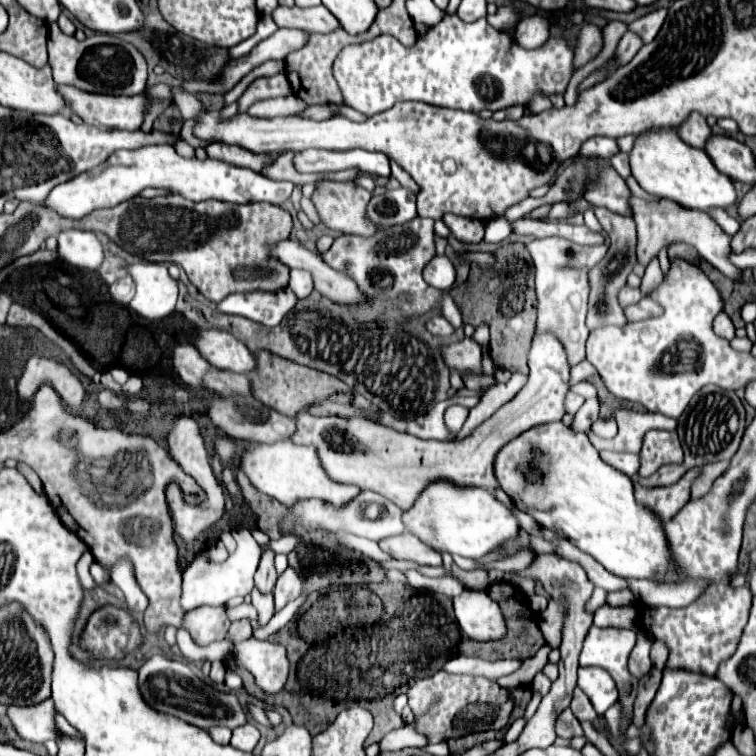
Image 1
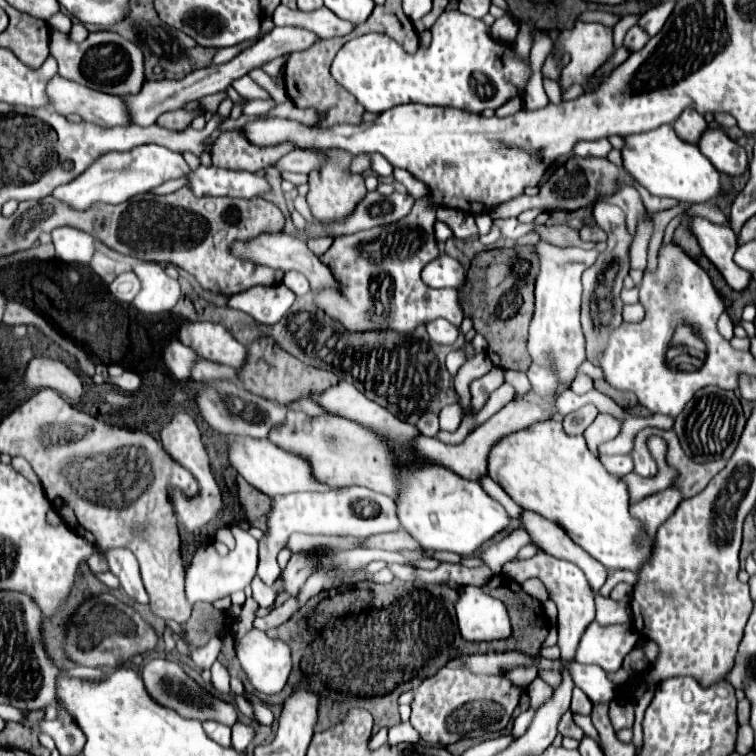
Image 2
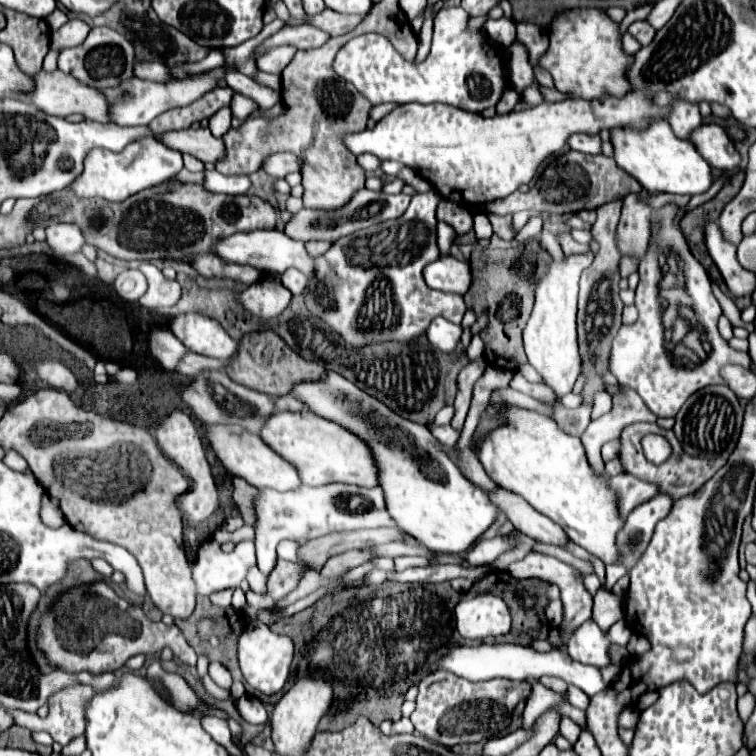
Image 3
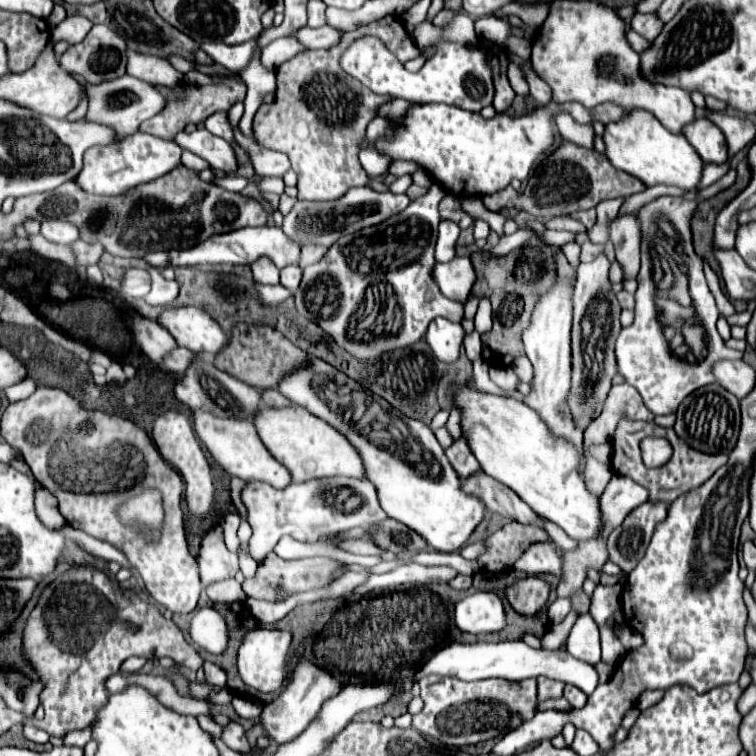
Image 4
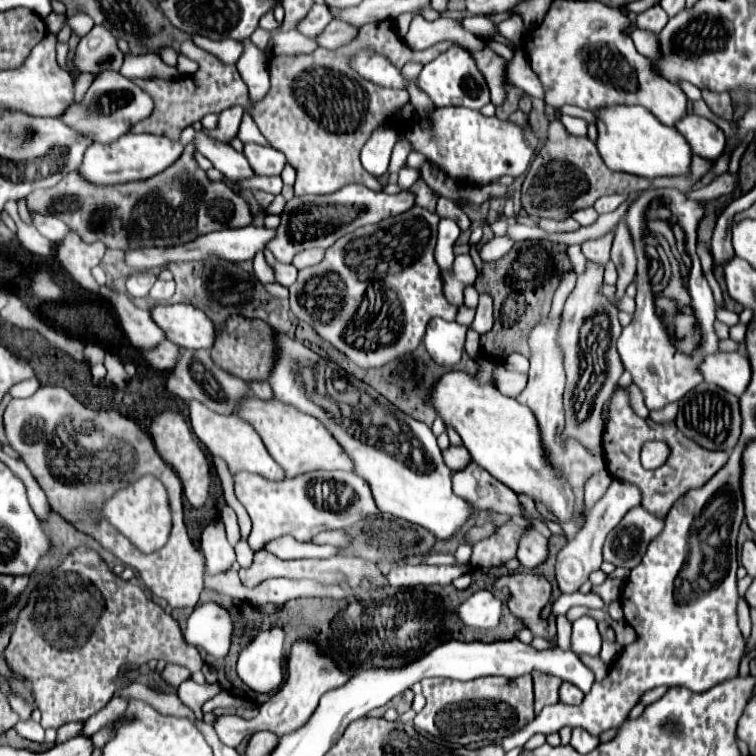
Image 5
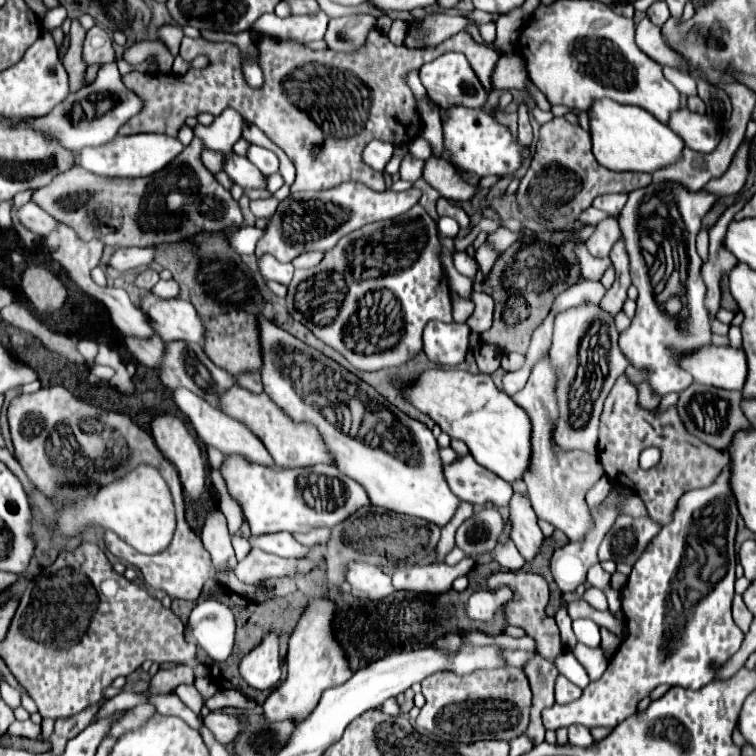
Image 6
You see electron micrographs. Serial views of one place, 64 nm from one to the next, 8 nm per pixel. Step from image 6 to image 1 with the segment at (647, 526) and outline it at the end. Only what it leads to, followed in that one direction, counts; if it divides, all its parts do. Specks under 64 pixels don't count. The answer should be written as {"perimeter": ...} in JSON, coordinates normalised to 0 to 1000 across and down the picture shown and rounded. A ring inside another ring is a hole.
{"perimeter":[[[918,619],[910,622],[894,640],[886,643],[868,643],[868,646],[854,646],[847,638],[839,640],[841,646],[841,656],[844,664],[854,667],[857,672],[862,672],[878,690],[884,690],[889,683],[894,683],[905,667],[913,661],[913,646],[915,638],[926,630],[929,619]]]}

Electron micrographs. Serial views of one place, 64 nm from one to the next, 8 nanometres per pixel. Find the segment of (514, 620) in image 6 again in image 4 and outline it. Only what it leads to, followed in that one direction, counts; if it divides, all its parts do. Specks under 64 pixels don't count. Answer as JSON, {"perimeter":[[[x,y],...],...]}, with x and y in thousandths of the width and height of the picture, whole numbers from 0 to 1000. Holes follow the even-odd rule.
{"perimeter":[[[696,762],[685,767],[680,775],[669,778],[669,788],[677,799],[677,804],[685,812],[704,815],[709,812],[725,794],[728,778],[714,762]]]}

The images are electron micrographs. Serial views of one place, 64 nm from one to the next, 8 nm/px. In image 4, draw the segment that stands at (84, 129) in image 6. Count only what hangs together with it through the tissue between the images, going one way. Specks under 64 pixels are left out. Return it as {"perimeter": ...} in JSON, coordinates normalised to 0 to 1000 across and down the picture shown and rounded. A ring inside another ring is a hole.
{"perimeter":[[[161,101],[156,106],[124,111],[124,114],[116,114],[116,119],[119,119],[119,135],[116,135],[119,140],[116,140],[114,156],[124,159],[130,164],[148,167],[153,172],[153,177],[161,183],[183,175],[185,164],[190,159],[198,159],[209,148],[214,148],[214,143],[222,135],[222,130],[204,111],[196,111],[177,101]]]}

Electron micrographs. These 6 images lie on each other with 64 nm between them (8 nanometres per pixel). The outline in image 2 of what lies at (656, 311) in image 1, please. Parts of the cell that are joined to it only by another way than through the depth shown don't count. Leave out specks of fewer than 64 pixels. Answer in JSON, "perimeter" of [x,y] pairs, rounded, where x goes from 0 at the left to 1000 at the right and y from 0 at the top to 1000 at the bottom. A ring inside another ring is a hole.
{"perimeter":[[[849,402],[825,405],[825,426],[847,426],[854,418],[854,410]]]}

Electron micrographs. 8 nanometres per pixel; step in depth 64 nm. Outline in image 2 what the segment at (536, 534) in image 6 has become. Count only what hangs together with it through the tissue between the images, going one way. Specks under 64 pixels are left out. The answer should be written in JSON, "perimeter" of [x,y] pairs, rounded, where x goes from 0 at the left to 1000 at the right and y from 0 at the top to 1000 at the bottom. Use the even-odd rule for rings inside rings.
{"perimeter":[[[712,730],[706,738],[685,743],[677,741],[664,749],[664,757],[680,765],[683,770],[693,770],[698,765],[714,765],[717,772],[722,775],[728,794],[738,802],[738,857],[743,860],[743,873],[746,876],[759,876],[765,849],[770,839],[775,836],[778,825],[786,820],[786,783],[772,762],[772,757],[749,741],[738,741],[722,730]]]}

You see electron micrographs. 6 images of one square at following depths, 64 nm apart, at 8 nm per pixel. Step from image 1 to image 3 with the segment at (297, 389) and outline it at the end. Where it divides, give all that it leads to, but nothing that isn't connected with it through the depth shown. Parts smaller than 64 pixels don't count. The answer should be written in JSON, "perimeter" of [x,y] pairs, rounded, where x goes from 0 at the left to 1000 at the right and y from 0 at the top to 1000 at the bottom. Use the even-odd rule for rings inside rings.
{"perimeter":[[[349,437],[349,439],[333,439],[317,450],[315,471],[304,479],[299,492],[310,505],[315,505],[320,511],[333,513],[339,519],[349,519],[360,526],[368,526],[368,524],[384,521],[384,513],[389,513],[397,505],[426,503],[426,497],[431,497],[431,484],[426,484],[415,476],[399,474],[397,468],[384,463],[370,450],[370,444],[365,444],[360,437]]]}

